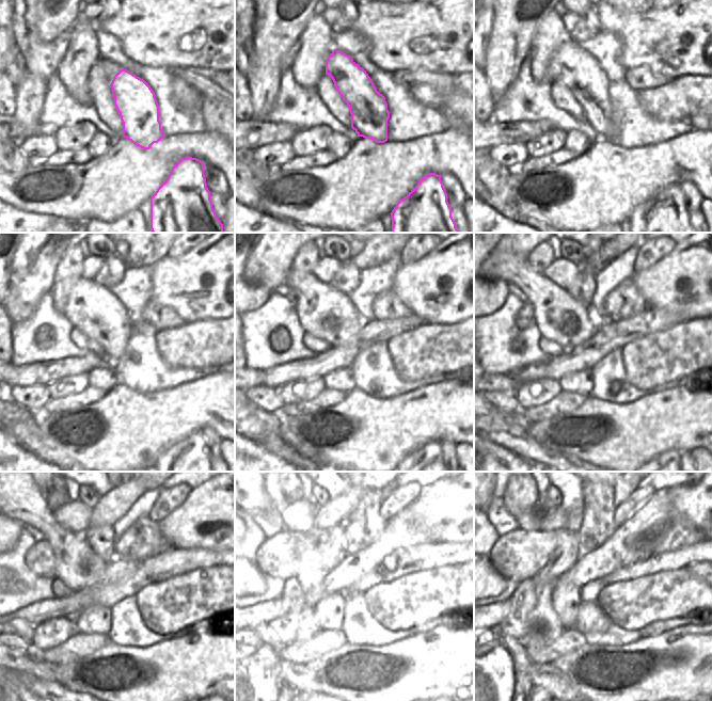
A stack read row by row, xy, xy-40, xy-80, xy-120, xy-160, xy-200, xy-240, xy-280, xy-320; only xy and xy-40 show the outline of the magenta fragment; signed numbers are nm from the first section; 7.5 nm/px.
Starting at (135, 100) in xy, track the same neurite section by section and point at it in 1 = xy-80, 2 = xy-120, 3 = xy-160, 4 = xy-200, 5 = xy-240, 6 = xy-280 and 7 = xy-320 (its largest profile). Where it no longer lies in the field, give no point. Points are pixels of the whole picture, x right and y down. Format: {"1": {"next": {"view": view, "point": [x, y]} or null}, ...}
{"1": {"next": {"view": "xy-80", "point": [572, 65]}}, "2": {"next": {"view": "xy-120", "point": [93, 309]}}, "3": {"next": {"view": "xy-160", "point": [323, 312]}}, "4": {"next": {"view": "xy-200", "point": [559, 318]}}, "5": {"next": {"view": "xy-240", "point": [77, 566]}}, "6": {"next": {"view": "xy-280", "point": [313, 574]}}, "7": {"next": {"view": "xy-320", "point": [542, 626]}}}

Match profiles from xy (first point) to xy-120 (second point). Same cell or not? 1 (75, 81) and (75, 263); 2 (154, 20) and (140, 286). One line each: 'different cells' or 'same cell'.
1: same cell
2: different cells

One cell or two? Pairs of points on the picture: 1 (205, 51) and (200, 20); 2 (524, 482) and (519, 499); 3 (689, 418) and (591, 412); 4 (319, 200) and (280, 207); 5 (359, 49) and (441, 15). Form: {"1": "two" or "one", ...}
{"1": "one", "2": "one", "3": "one", "4": "one", "5": "two"}

